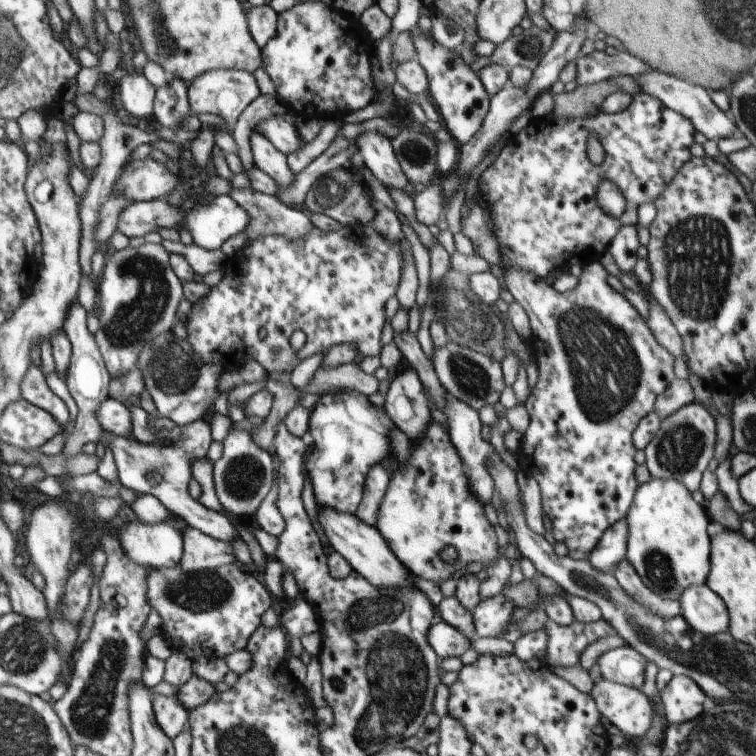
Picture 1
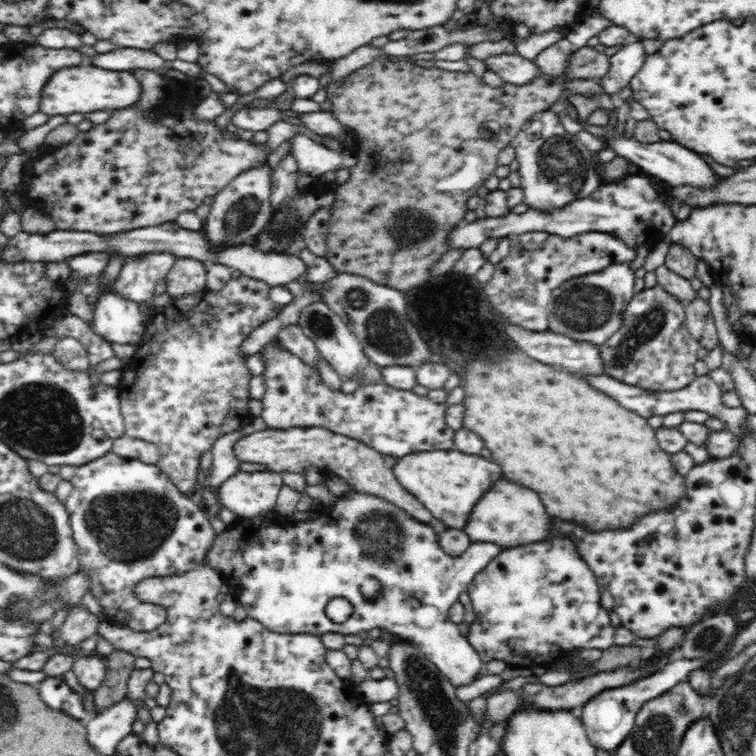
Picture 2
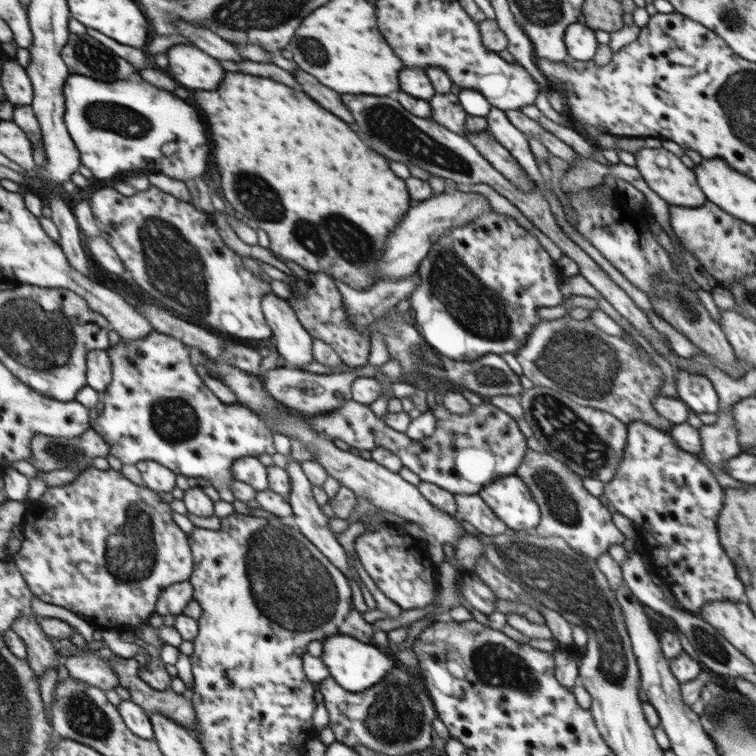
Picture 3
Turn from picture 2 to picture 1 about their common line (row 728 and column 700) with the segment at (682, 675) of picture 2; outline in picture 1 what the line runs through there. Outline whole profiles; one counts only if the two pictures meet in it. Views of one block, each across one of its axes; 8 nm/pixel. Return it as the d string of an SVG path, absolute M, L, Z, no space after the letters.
M707 584L689 586L680 597L681 615L694 630L713 635L729 630L726 603Z

